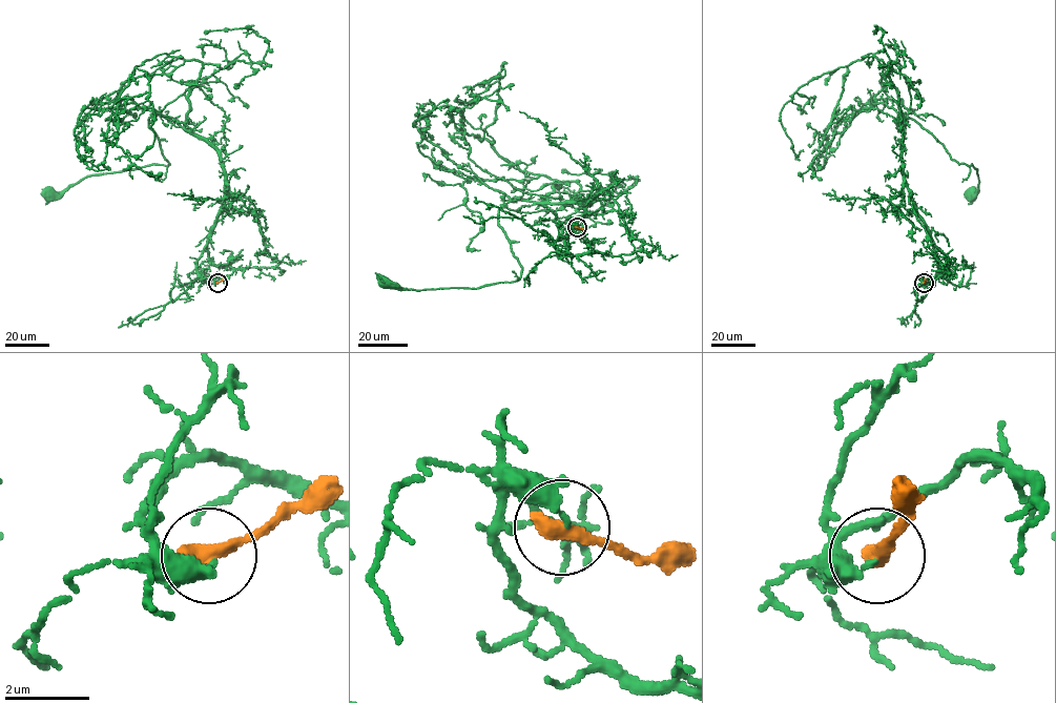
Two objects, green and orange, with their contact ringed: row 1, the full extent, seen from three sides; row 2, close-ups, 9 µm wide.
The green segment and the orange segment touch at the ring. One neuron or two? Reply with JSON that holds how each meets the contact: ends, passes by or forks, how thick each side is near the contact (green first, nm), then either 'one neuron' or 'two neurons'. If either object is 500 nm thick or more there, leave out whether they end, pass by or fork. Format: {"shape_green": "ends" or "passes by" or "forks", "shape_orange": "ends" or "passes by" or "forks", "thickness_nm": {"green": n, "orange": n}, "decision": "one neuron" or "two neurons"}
{"shape_green": "ends", "shape_orange": "ends", "thickness_nm": {"green": 220, "orange": 460}, "decision": "two neurons"}

